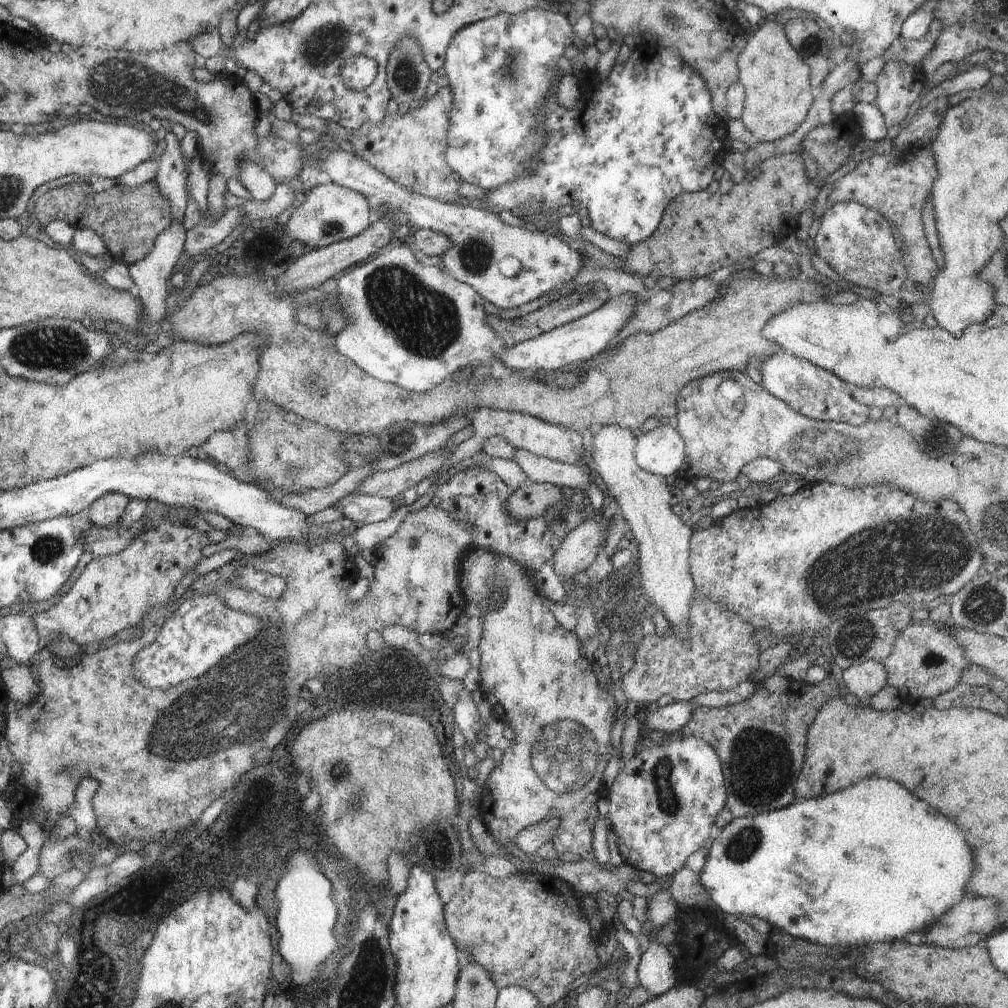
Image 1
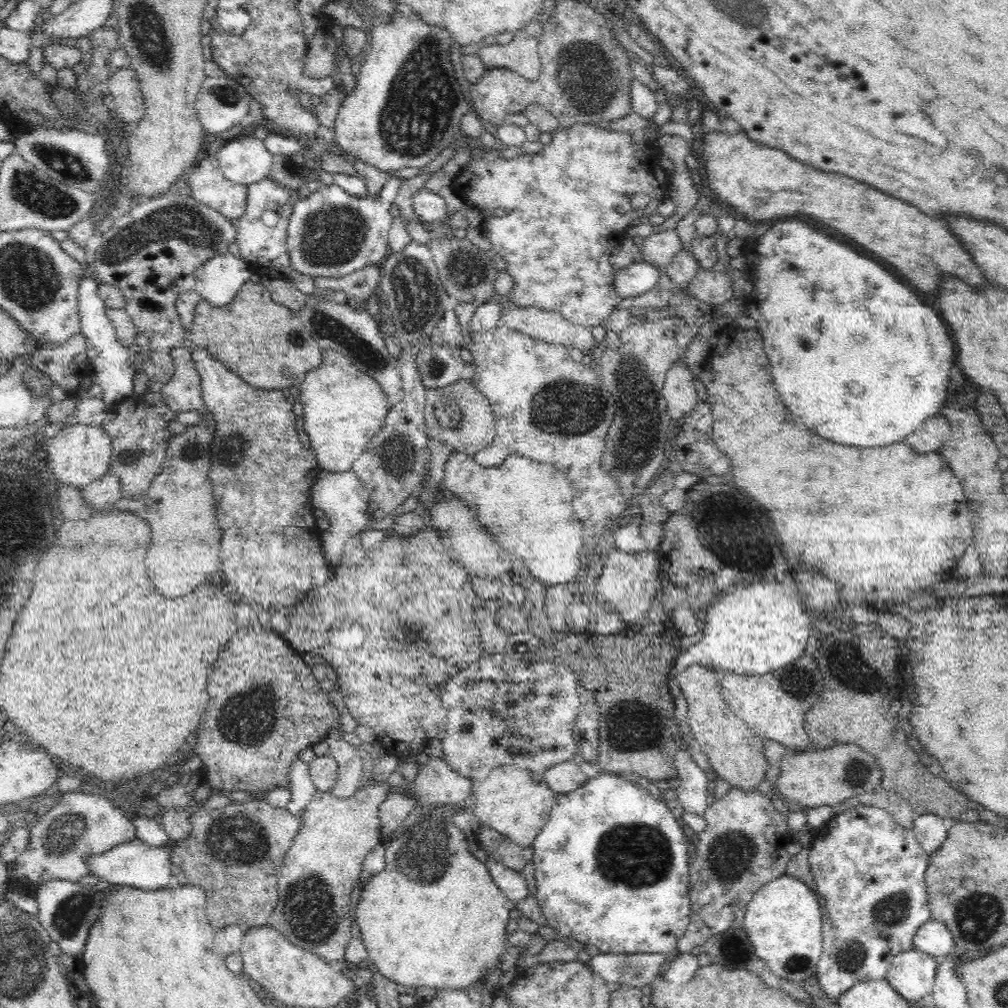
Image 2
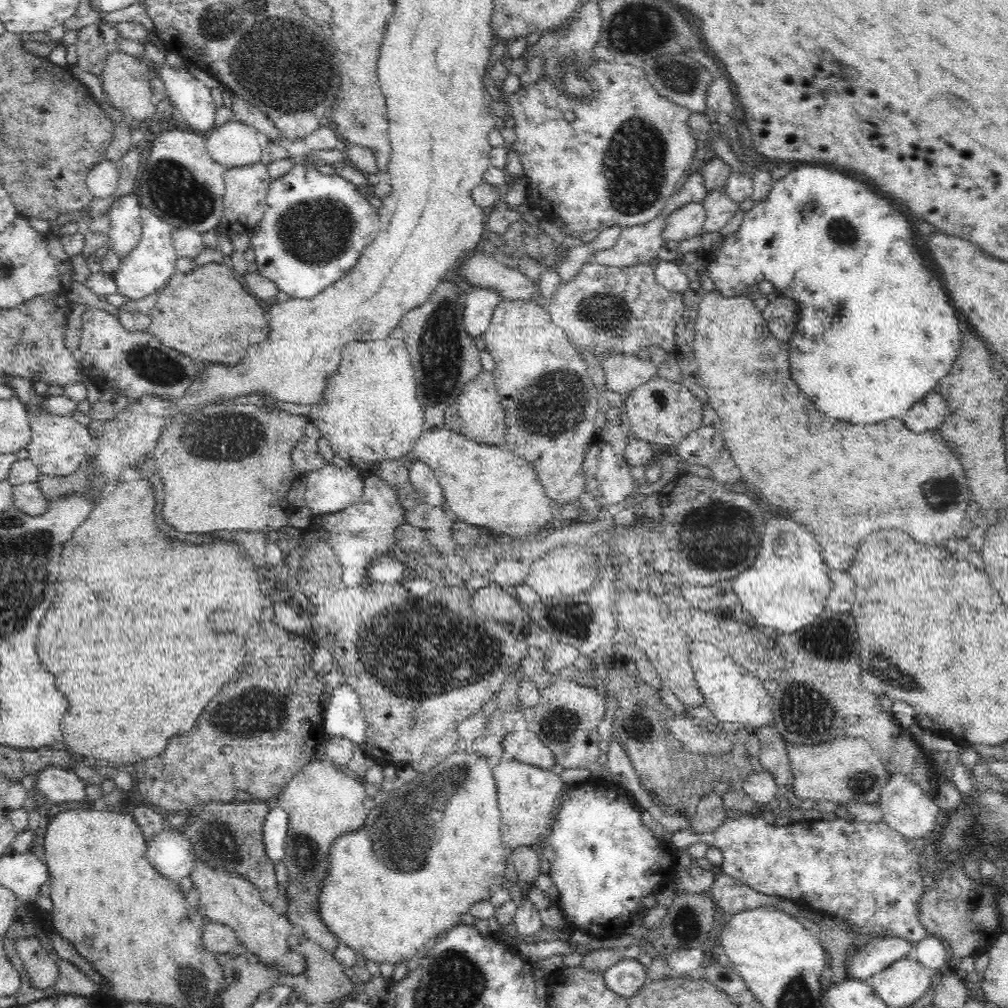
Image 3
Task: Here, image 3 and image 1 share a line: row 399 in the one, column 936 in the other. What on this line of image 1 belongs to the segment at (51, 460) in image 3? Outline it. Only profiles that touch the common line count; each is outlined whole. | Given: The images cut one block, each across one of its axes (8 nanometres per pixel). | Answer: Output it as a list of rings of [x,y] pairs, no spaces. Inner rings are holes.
[[[932,19],[928,34],[922,40],[908,39],[897,34],[894,42],[892,42],[890,48],[884,54],[885,60],[900,60],[910,65],[921,67],[927,54],[935,48],[941,29],[942,22]]]

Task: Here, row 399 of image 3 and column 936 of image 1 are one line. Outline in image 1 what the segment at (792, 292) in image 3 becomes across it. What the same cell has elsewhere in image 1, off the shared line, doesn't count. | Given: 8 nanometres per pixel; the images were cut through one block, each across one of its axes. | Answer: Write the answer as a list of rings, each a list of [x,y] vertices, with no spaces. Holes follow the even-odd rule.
[[[872,776],[866,780],[859,780],[858,784],[853,784],[846,790],[826,794],[822,798],[799,800],[800,802],[793,802],[784,808],[762,812],[756,816],[734,818],[723,829],[715,833],[715,840],[709,848],[705,865],[699,875],[701,884],[708,889],[711,900],[720,911],[738,914],[738,916],[742,916],[742,914],[748,917],[758,916],[792,936],[798,936],[798,938],[804,938],[804,940],[810,940],[816,944],[824,944],[824,946],[842,946],[844,948],[850,944],[864,946],[864,944],[876,944],[876,942],[900,941],[908,934],[922,932],[930,924],[939,922],[940,916],[944,916],[950,908],[956,906],[958,902],[962,902],[964,898],[975,897],[974,894],[966,894],[966,884],[970,882],[972,872],[974,872],[974,856],[972,856],[970,844],[964,838],[964,832],[952,820],[942,816],[942,812],[938,812],[936,808],[932,808],[924,800],[916,798],[902,784]]]

